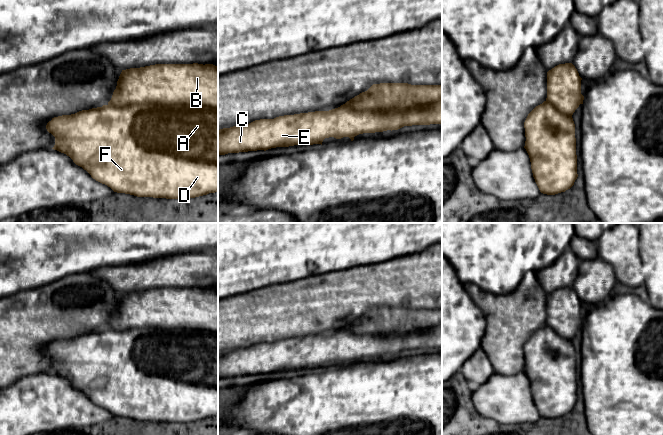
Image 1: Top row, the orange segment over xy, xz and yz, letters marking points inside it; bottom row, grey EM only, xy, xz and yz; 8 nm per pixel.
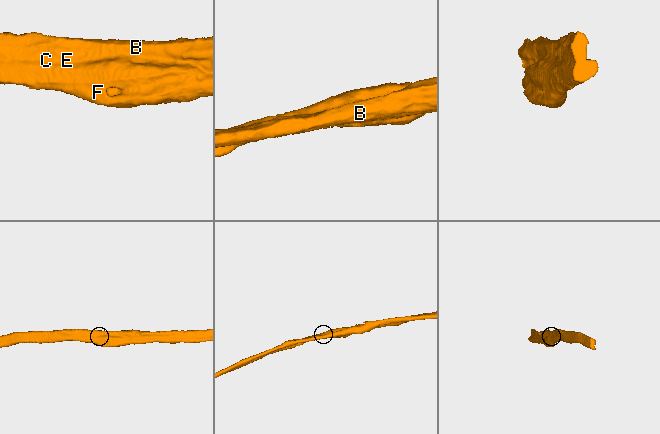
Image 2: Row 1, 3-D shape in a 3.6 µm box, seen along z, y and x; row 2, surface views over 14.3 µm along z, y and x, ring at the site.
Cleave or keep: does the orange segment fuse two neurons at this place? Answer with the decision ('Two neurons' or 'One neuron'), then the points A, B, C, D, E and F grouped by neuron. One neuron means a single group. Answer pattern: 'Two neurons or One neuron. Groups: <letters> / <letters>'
Two neurons. Groups: A D F / B C E

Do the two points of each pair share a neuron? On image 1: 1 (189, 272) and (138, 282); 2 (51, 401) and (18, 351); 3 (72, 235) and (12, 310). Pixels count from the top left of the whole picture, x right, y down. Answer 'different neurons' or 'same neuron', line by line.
1: same neuron
2: different neurons
3: different neurons

